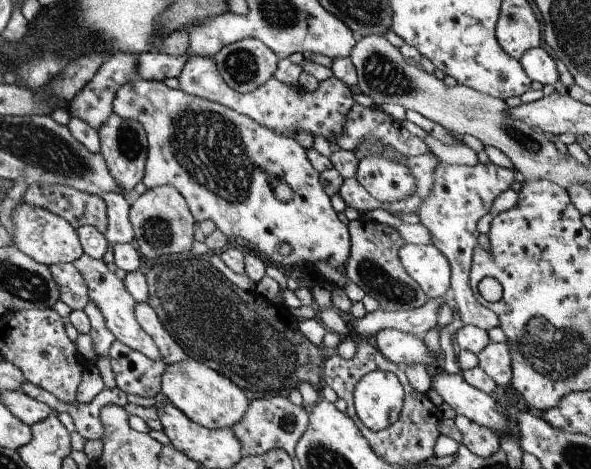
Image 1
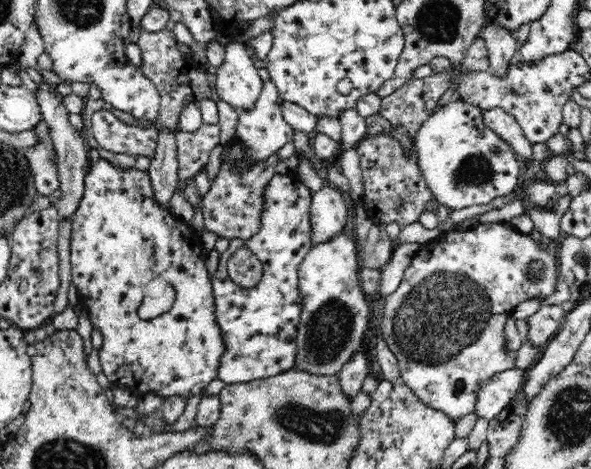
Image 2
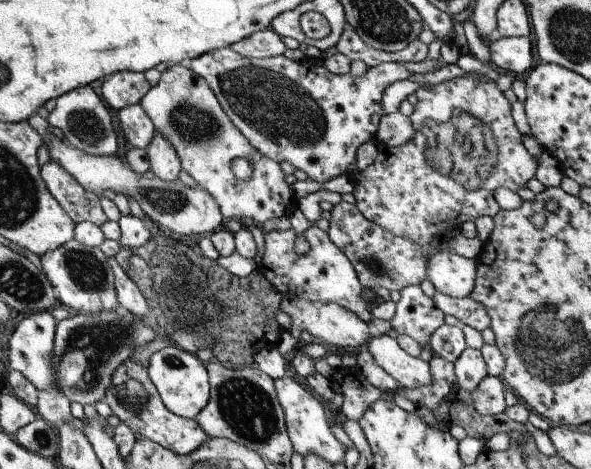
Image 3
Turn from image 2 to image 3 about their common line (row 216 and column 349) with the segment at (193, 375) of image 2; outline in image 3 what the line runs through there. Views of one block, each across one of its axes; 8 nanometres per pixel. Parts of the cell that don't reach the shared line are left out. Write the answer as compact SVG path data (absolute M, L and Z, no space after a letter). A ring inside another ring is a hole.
M230 46L203 53L183 64L206 82L227 118L257 152L276 163L285 160L294 169L303 171L307 179L319 184L341 174L355 175L358 172L356 150L365 141L375 139L378 120L383 113L383 91L393 81L408 79L412 75L393 61L367 67L365 74L358 77L350 73L334 75L323 65L305 66L283 55L262 59L242 57Z

